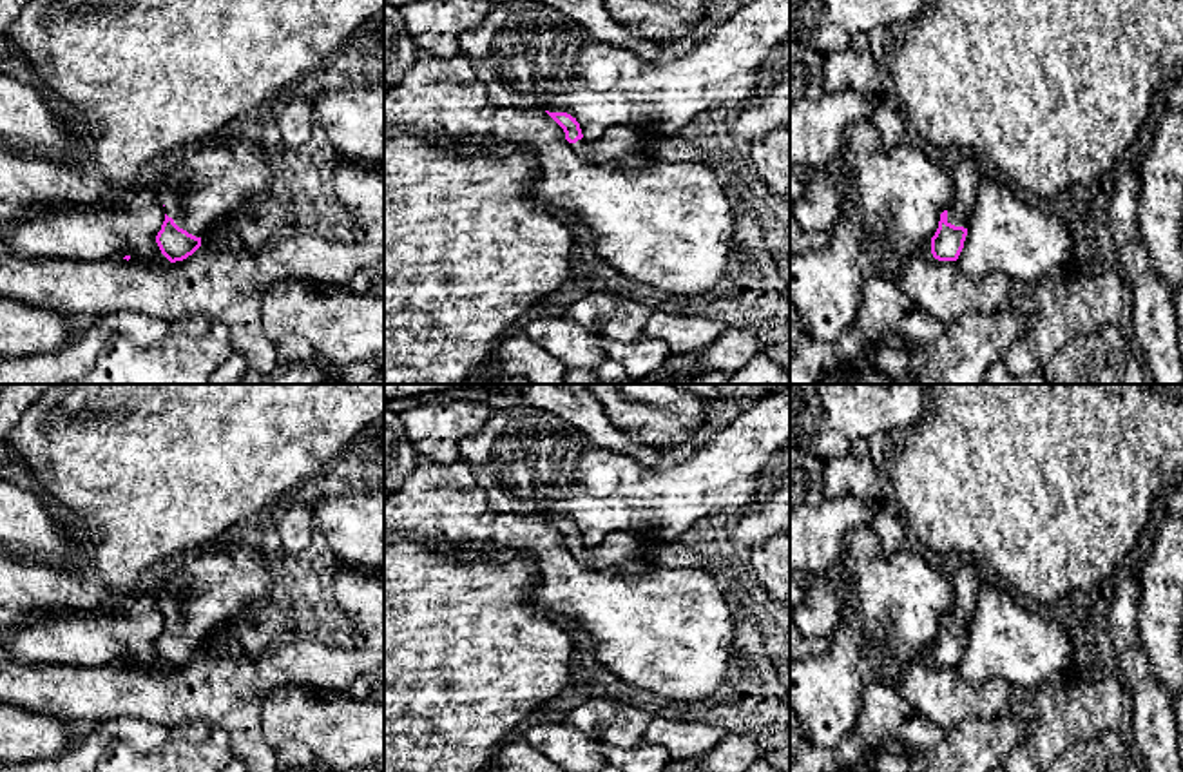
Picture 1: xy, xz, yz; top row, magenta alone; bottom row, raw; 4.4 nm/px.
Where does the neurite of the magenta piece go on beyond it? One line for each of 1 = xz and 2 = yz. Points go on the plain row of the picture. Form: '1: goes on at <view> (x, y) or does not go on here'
1: goes on at xz (615, 550)
2: goes on at yz (966, 580)

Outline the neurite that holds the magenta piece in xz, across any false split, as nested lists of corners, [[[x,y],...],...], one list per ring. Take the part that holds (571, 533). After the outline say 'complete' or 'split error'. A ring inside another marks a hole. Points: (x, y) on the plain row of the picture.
[[[545,516],[565,538],[571,555],[587,569],[601,571],[645,558],[647,542],[630,533],[611,533],[600,544],[587,545],[580,529],[567,518]]] | split error

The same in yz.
[[[957,560],[949,578],[953,605],[940,620],[938,634],[931,643],[931,660],[938,667],[957,667],[967,642],[967,627],[978,591],[984,587],[982,567],[973,560]]] | split error

